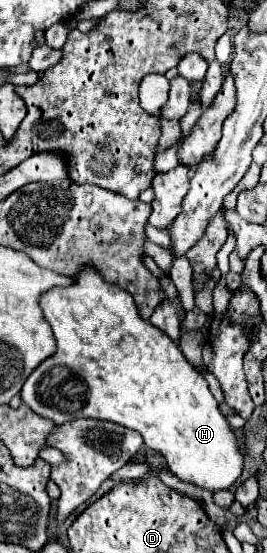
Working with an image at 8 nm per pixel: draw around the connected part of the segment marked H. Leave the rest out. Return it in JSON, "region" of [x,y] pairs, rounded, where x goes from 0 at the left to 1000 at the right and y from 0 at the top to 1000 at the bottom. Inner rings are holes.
{"region":[[[315,485],[285,499],[285,514],[195,521],[157,532],[150,553],[165,575],[202,597],[217,633],[90,691],[75,716],[97,734],[217,770],[285,756],[375,756],[509,778],[554,810],[622,828],[629,850],[659,864],[742,882],[816,890],[854,886],[891,868],[914,843],[899,799],[854,759],[824,749],[816,727],[779,705],[772,684],[689,647],[659,618],[524,575],[509,550],[464,524],[397,514],[360,488]]]}

